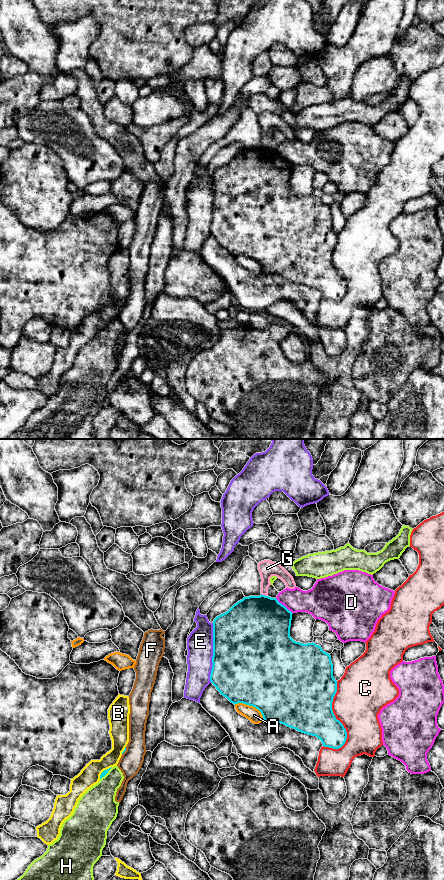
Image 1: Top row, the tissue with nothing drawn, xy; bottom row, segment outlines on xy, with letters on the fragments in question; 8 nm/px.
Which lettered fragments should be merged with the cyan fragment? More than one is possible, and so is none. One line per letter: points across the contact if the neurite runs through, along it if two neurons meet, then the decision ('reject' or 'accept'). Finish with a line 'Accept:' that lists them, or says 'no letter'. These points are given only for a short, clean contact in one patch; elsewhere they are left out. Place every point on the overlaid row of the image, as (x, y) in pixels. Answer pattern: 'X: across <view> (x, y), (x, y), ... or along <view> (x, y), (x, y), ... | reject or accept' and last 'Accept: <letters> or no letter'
A: reject
B: reject
C: reject
D: reject
E: reject
F: along xy (126, 747), (122, 754) | reject
G: along xy (261, 593), (267, 596) | reject
H: reject
Accept: no letter

